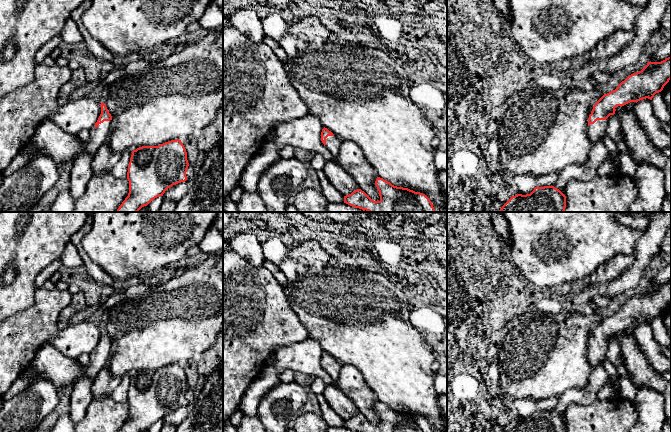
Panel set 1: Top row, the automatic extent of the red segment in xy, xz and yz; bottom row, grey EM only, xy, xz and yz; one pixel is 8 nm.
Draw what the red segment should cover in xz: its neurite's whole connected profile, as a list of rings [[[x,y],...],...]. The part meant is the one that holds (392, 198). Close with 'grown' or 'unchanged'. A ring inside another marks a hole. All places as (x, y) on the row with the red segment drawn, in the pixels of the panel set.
[[[377,177],[375,185],[380,200],[372,200],[364,191],[357,189],[344,196],[344,203],[368,212],[435,212],[432,202],[423,193],[397,187]]] | unchanged

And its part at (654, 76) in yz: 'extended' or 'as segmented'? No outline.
extended

